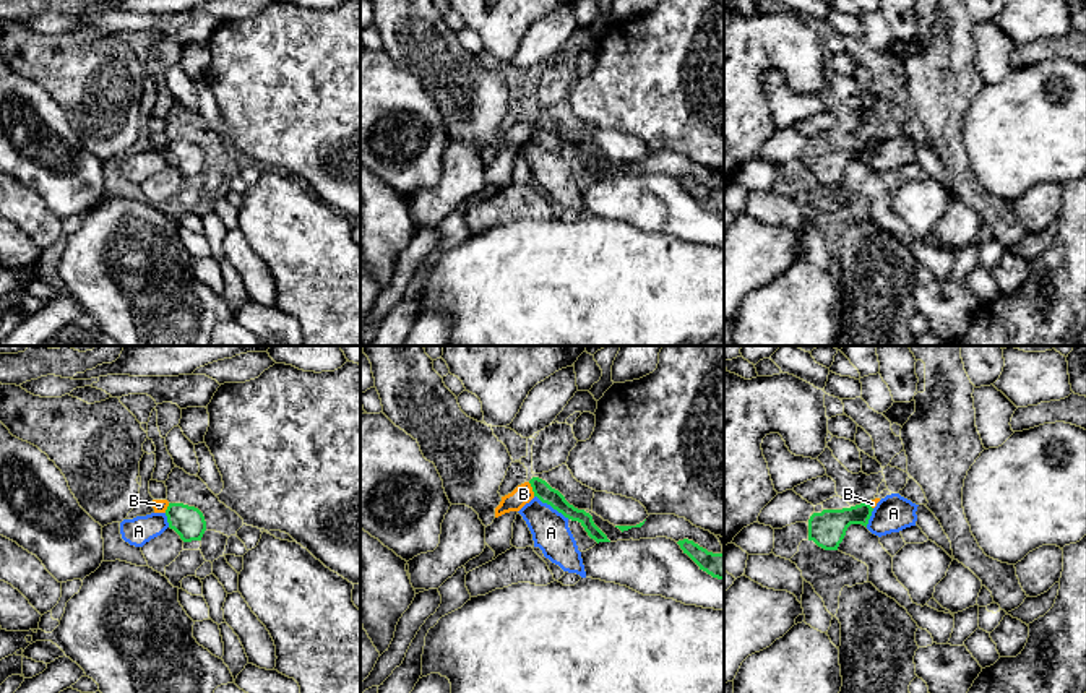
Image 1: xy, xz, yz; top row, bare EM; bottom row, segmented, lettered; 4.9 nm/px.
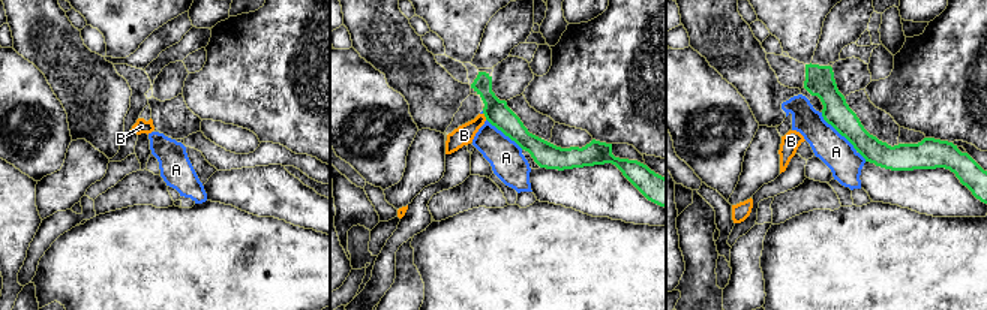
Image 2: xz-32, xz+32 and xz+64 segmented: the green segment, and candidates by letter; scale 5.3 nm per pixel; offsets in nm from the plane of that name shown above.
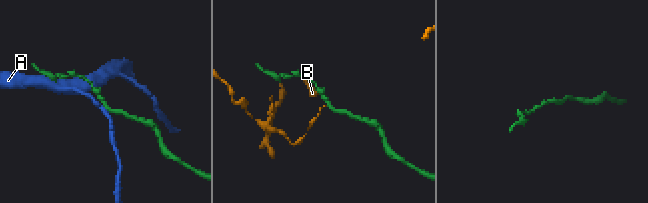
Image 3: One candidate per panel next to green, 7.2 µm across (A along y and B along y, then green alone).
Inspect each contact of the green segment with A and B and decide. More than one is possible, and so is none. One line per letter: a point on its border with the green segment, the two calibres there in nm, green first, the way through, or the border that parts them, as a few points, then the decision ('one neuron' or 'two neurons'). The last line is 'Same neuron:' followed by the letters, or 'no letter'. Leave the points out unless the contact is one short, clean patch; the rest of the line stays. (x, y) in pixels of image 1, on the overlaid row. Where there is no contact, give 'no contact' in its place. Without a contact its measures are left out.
A: xz (552, 507) | 90/190 nm | two neurons
B: xz (533, 489) | 90/100 nm | along xz (528, 482), (534, 495) | two neurons
Same neuron: no letter

